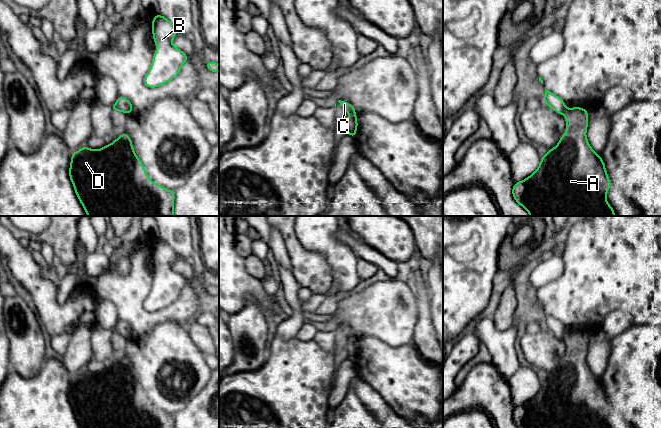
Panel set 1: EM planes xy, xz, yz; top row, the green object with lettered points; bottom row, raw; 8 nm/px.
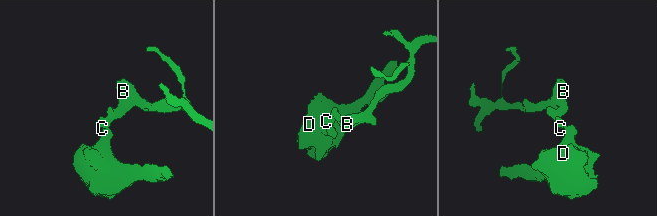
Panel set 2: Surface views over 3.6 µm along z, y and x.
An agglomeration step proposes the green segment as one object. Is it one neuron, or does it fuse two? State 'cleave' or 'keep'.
cleave

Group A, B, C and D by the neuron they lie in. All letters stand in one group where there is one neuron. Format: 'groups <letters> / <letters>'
groups A D / B C

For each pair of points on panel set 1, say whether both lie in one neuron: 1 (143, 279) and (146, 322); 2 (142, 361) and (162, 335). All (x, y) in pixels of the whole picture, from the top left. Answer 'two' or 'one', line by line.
1: one
2: one

